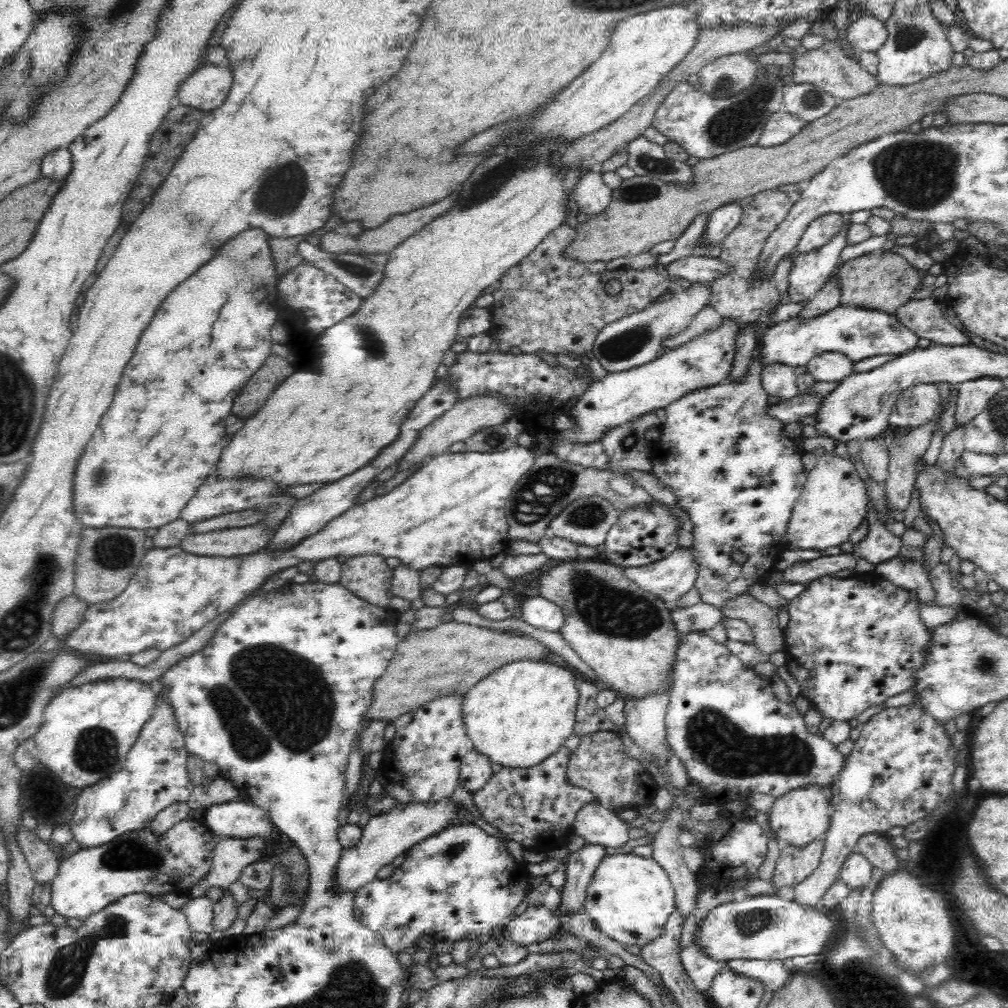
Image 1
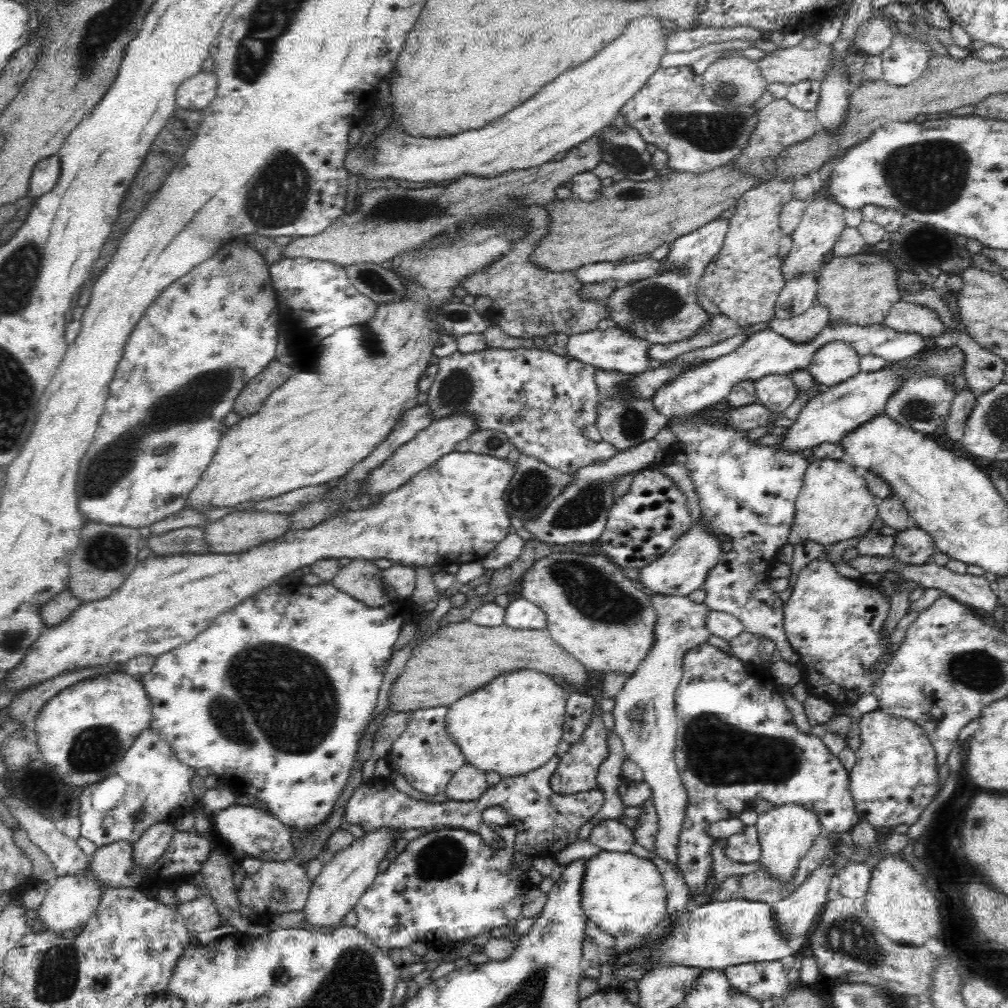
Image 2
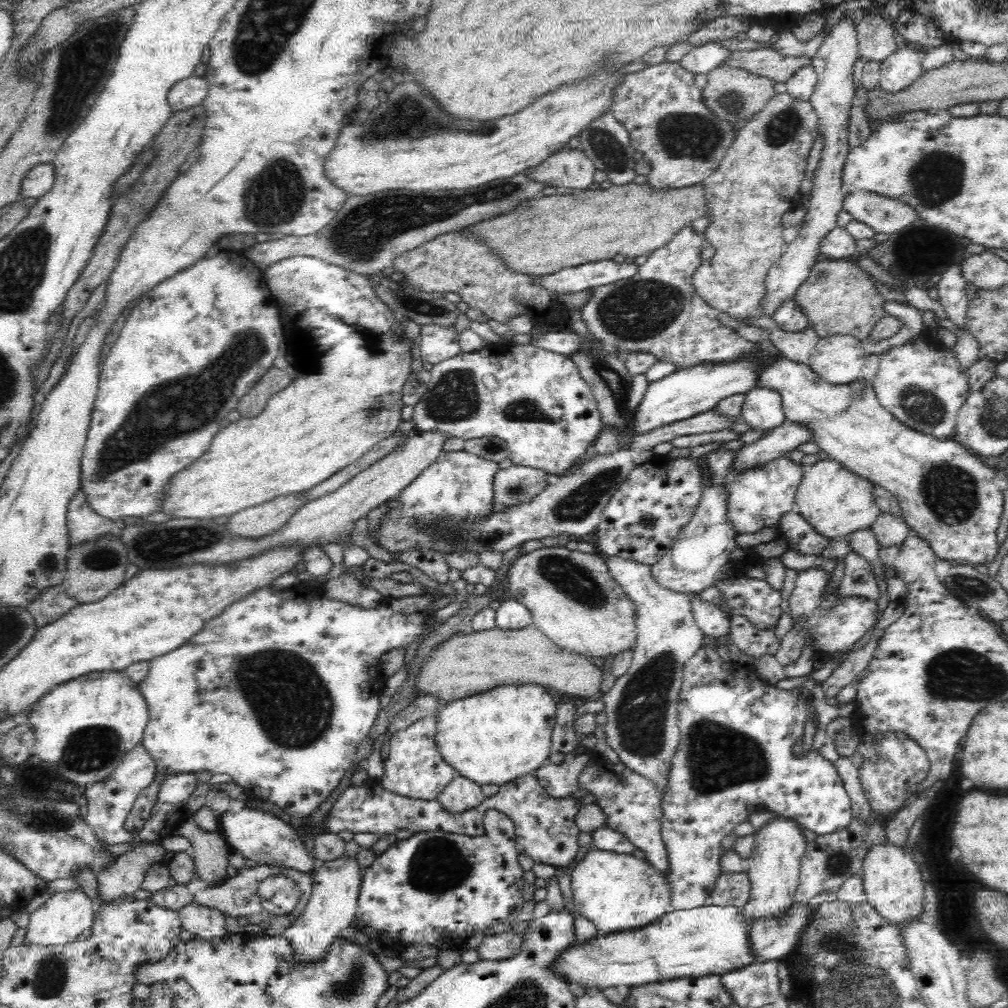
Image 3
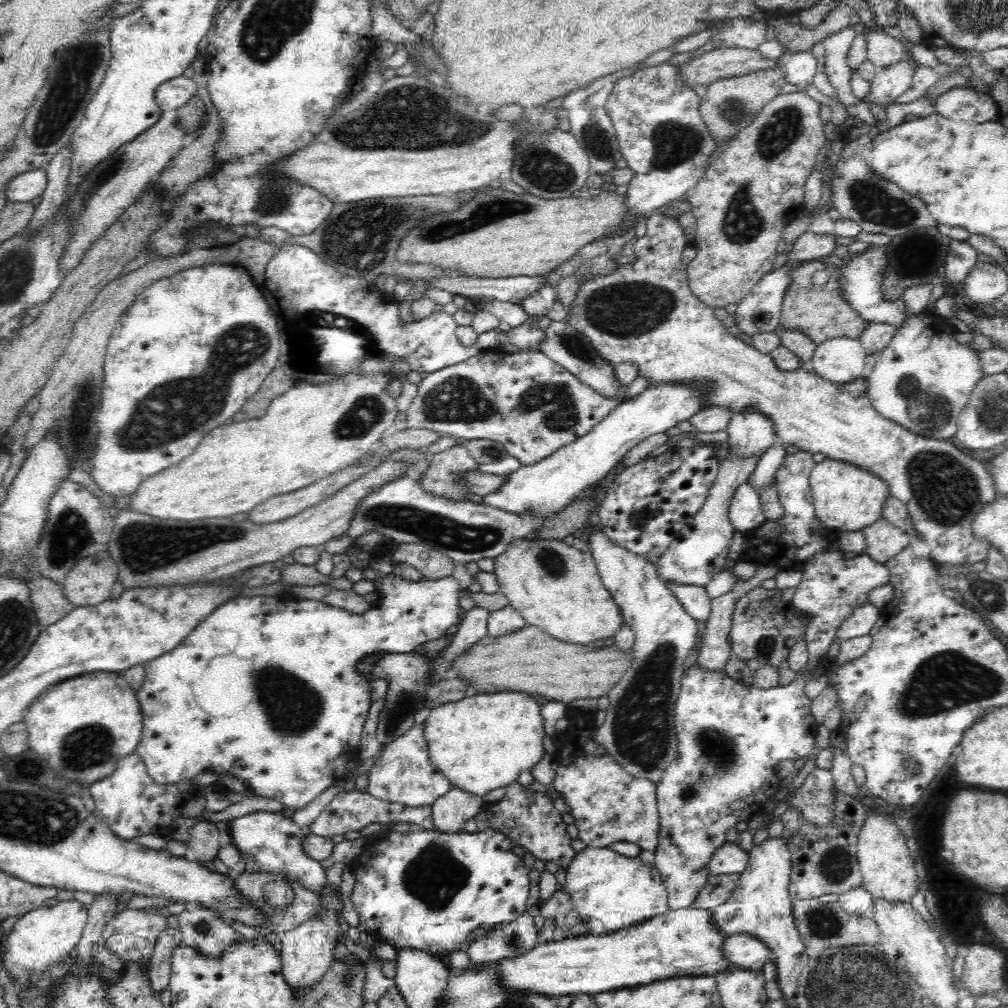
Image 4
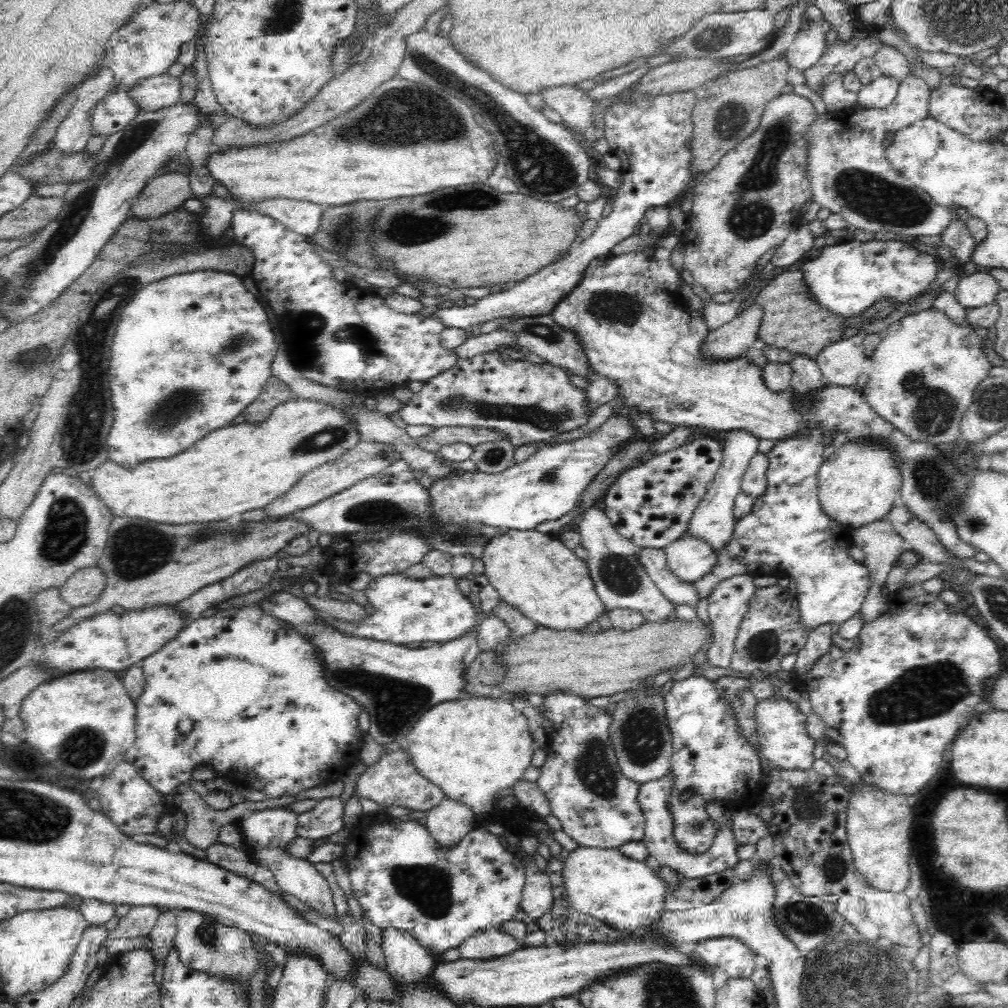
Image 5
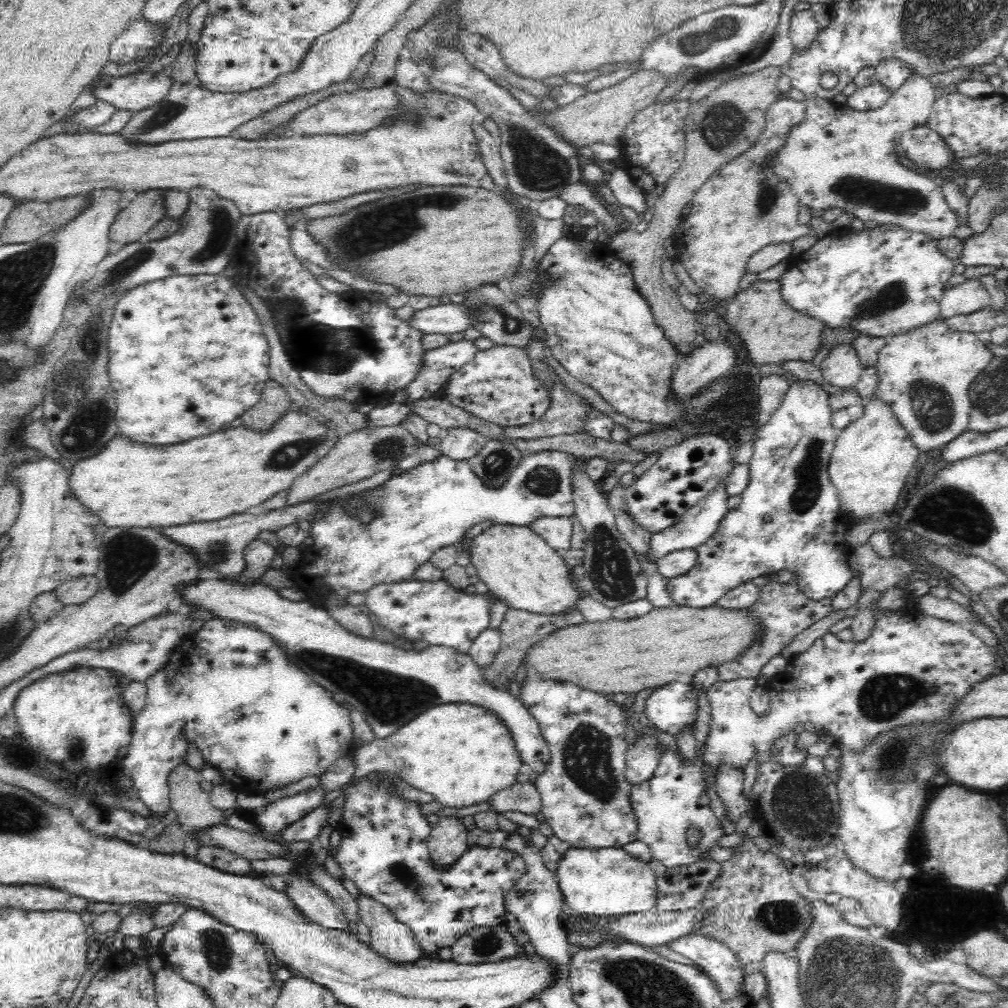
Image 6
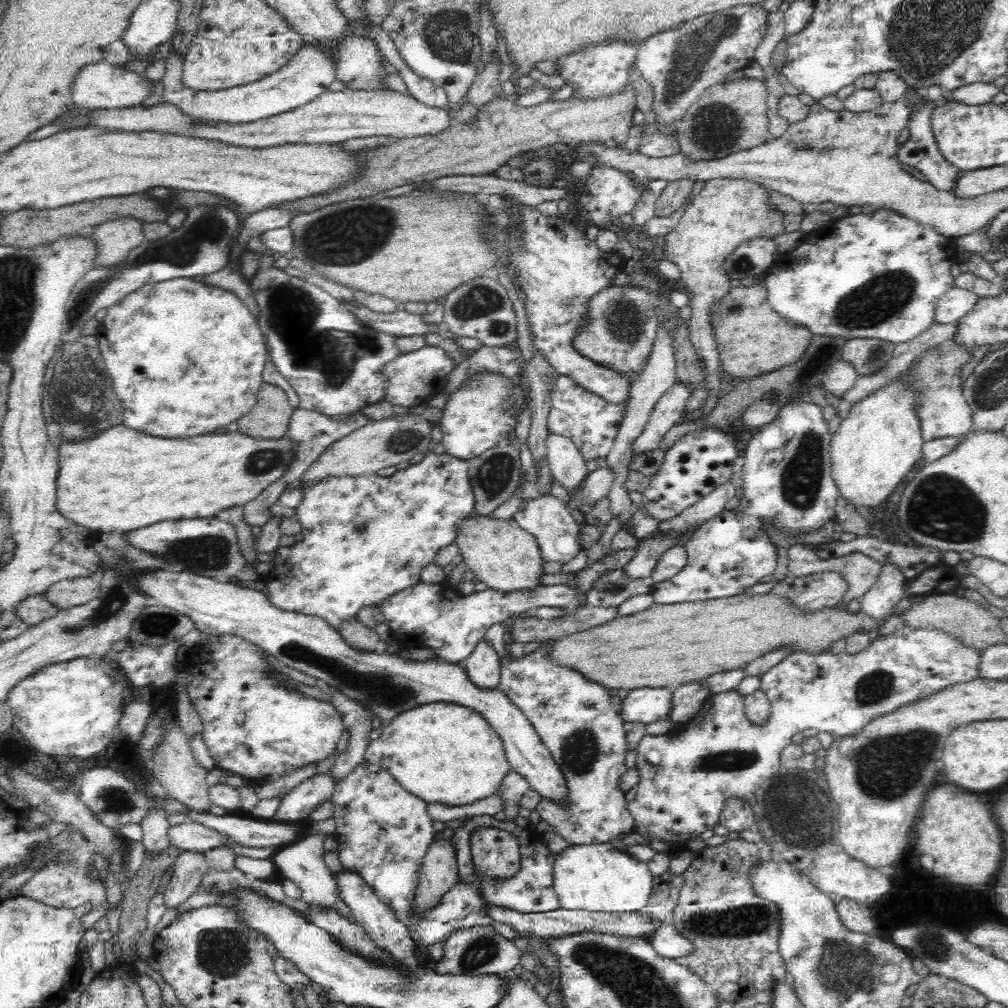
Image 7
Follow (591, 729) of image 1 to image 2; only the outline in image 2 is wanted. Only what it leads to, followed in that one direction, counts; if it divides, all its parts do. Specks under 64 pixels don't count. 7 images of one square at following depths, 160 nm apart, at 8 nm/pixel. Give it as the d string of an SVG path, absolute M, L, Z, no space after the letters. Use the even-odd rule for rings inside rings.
M578 692L571 693L566 698L565 707L561 740L572 746L580 740L584 728L590 722L592 708L594 708L594 697Z

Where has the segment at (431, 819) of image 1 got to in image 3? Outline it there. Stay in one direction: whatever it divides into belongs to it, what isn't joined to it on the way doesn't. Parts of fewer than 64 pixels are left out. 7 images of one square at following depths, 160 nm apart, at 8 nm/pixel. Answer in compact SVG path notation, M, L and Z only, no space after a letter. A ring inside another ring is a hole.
M344 856L328 862L317 862L315 873L311 876L313 891L310 900L298 920L283 932L292 947L292 957L296 965L320 962L332 943L341 936L340 931L352 924L357 912L360 876L362 868L356 863L356 859Z

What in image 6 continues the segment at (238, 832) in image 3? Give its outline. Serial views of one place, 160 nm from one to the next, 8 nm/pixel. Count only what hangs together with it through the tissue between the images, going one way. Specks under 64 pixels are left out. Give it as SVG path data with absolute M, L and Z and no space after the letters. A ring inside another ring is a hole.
M321 785L296 793L293 796L280 798L263 808L262 812L258 812L255 826L269 837L278 835L278 832L290 826L290 823L322 807L326 798L326 790ZM294 872L293 879L287 882L286 893L307 920L332 930L349 932L349 920L341 908L310 879Z

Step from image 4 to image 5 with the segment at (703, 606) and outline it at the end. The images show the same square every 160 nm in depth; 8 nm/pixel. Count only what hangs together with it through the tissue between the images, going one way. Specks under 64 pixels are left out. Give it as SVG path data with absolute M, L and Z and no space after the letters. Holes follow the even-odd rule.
M642 548L638 556L652 583L671 602L678 604L698 604L698 595L688 582L679 580L668 569L665 551L663 549Z

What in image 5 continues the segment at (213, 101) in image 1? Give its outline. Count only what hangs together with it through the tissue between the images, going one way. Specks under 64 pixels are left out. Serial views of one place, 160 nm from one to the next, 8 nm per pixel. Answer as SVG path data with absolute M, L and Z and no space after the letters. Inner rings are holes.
M163 73L144 78L130 86L127 96L137 105L139 111L156 111L174 105L180 97L180 82L177 77Z

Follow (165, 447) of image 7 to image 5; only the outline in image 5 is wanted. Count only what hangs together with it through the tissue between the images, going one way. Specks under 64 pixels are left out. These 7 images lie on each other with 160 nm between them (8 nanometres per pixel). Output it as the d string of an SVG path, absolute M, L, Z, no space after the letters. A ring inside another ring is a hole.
M294 397L275 406L264 422L252 424L245 420L236 426L214 430L176 458L142 462L134 470L124 470L114 462L104 462L94 470L90 486L114 516L142 518L158 524L222 521L248 510L265 508L275 498L288 492L304 474L338 458L342 452L356 446L358 440L361 438L354 423L340 409Z

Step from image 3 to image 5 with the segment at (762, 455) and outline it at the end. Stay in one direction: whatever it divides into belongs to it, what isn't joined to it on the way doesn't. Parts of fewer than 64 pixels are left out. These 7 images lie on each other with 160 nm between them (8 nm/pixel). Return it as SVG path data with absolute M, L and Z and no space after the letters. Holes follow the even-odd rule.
M680 538L664 549L668 569L679 580L692 583L710 572L716 562L715 551L702 539Z

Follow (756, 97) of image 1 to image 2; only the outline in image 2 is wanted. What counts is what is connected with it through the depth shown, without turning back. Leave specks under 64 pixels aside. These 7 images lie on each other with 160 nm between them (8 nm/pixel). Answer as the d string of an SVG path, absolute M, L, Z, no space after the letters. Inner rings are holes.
M674 66L673 68L659 67L652 77L642 86L640 90L626 102L619 110L619 115L626 119L626 126L635 128L644 144L653 144L656 149L664 151L668 155L666 168L670 168L671 174L706 174L715 168L727 165L740 154L740 150L746 146L754 126L758 123L758 114L754 108L749 106L738 106L736 108L716 105L707 99L703 93L703 86L694 82L695 73L688 66Z

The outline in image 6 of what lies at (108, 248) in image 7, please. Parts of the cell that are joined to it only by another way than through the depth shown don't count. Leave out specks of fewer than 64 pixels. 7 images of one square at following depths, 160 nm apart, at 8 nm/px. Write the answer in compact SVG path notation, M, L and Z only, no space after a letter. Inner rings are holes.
M162 189L147 190L137 194L131 203L123 208L114 218L114 222L108 228L108 239L120 244L130 244L143 240L143 236L164 217L164 205L162 205Z

